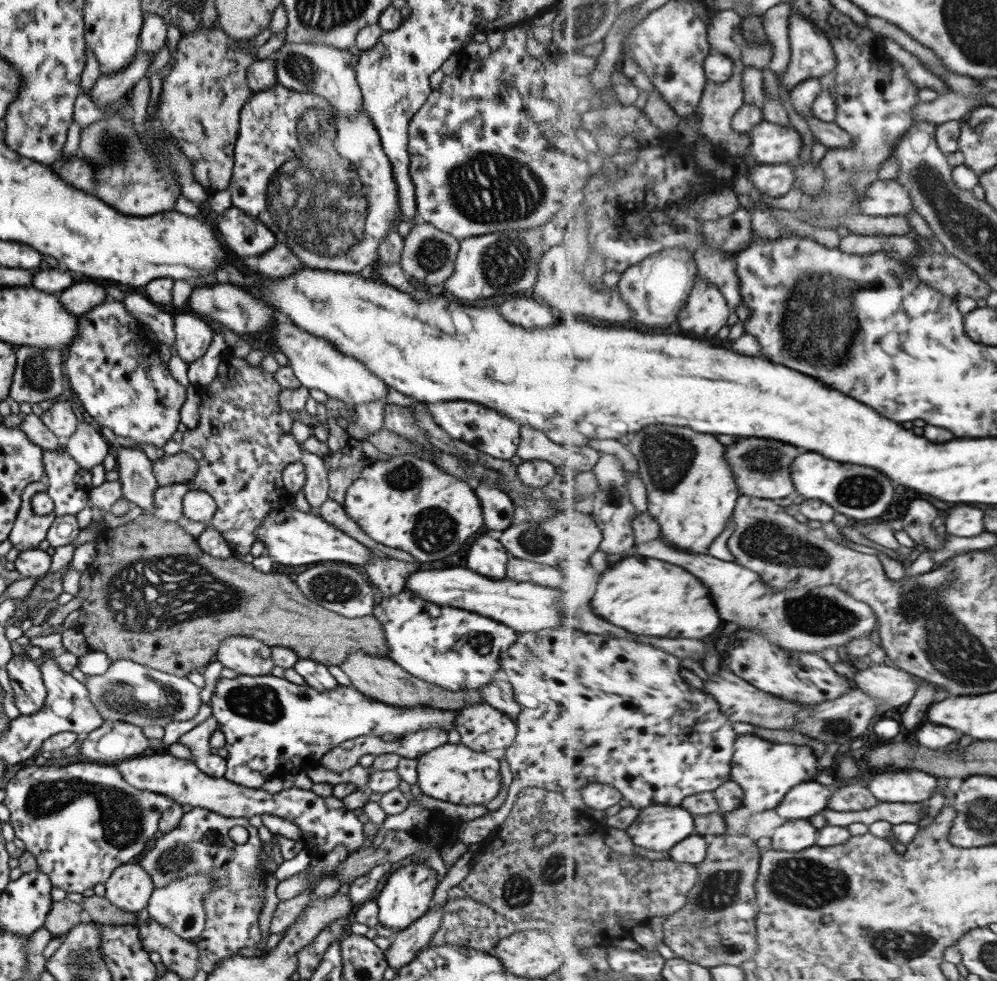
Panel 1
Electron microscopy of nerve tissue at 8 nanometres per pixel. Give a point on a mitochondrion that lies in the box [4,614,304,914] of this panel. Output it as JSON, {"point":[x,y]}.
{"point":[122,819]}

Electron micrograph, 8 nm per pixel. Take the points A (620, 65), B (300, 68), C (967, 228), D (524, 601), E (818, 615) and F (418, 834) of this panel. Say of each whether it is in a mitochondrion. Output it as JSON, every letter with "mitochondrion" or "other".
{"A":"other","B":"mitochondrion","C":"mitochondrion","D":"other","E":"mitochondrion","F":"other"}

